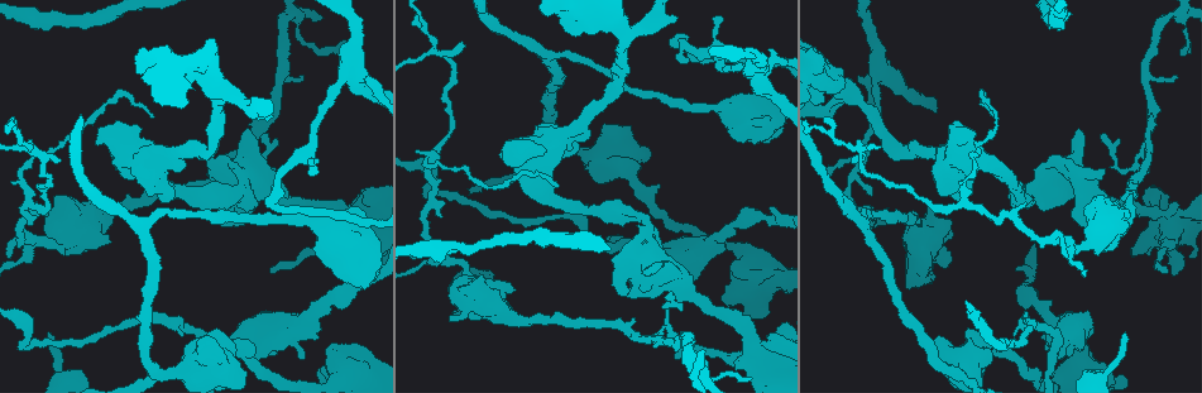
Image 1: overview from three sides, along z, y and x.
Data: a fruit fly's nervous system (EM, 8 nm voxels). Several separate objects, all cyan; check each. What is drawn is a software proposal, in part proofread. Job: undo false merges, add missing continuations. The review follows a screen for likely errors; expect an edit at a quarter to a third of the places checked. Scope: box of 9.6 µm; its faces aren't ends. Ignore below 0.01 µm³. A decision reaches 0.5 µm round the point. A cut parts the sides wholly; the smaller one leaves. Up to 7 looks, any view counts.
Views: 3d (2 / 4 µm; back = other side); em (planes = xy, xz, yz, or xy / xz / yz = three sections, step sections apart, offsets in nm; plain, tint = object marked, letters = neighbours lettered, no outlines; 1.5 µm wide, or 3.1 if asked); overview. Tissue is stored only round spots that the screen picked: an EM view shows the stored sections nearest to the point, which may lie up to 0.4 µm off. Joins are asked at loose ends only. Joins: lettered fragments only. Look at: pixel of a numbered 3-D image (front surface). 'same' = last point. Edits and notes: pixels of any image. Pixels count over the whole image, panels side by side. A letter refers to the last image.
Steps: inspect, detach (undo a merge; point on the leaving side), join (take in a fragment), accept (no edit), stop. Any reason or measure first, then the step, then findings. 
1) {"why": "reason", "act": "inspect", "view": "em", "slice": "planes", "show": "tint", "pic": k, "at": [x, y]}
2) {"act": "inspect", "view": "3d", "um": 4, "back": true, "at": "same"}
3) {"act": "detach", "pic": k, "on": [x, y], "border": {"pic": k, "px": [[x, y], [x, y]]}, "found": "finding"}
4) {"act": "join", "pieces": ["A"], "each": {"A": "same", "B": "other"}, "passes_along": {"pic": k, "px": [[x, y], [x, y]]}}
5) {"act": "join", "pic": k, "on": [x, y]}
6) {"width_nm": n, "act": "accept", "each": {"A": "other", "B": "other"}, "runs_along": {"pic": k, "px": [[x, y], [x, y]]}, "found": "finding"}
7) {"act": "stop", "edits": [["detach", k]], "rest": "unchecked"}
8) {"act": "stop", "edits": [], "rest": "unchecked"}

{"why": "branch stops here", "act": "inspect", "view": "em", "slice": "planes", "show": "letters", "pic": 1, "at": [714, 17]}

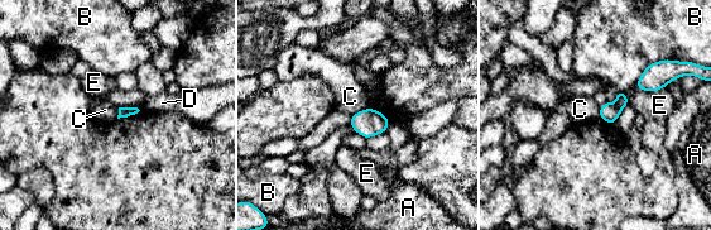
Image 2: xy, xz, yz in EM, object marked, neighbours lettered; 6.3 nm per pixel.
{"act": "accept", "each": {"A": "other", "B": "other", "C": "other", "D": "other", "E": "other"}, "border": {"pic": 2, "px": [[368, 106], [351, 116]]}, "found": "none of them fits"}

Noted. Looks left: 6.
{"why": "thick end", "act": "inspect", "view": "em", "slice": "xz", "step": 4, "show": "letters", "pic": 1, "at": [359, 208]}

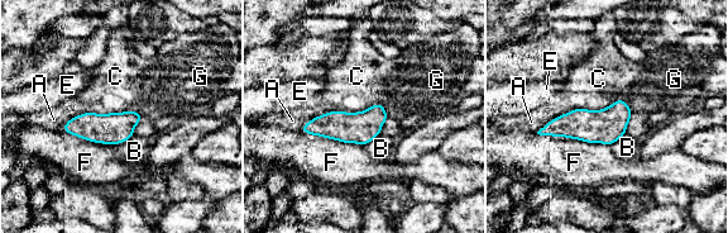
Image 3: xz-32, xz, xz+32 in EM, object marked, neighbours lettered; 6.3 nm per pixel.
{"act": "accept", "each": {"A": "other", "B": "other", "C": "other", "E": "other", "F": "other", "G": "other"}, "border": {"pic": 3, "px": [[377, 101], [388, 117]]}, "found": "no lettered fragment goes on from it"}

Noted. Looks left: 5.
{"why": "free end", "act": "inspect", "view": "em", "slice": "yz", "step": 8, "show": "tint", "pic": 1, "at": [270, 269]}

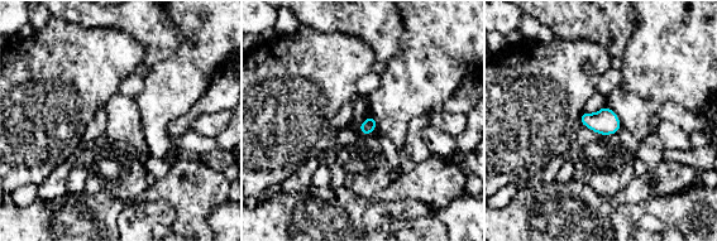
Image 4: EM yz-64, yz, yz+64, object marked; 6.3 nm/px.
{"why": "see the neighbours", "act": "inspect", "view": "em", "slice": "yz", "step": 8, "show": "letters", "at": "same"}

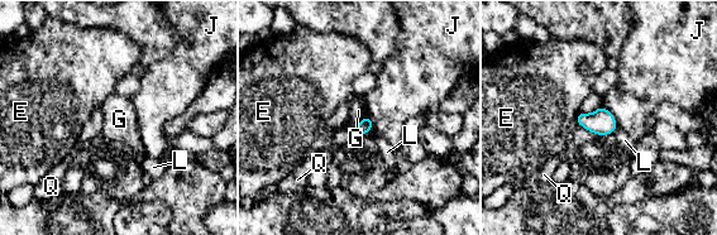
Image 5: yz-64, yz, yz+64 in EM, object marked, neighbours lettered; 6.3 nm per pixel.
{"act": "accept", "each": {"E": "other", "G": "other", "J": "other", "L": "other", "Q": "other"}, "border": {"pic": 5, "px": [[369, 115], [357, 124], [358, 134]]}, "found": "none of them fits"}

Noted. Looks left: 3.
{"act": "stop", "edits": [], "rest": "unchecked"}

